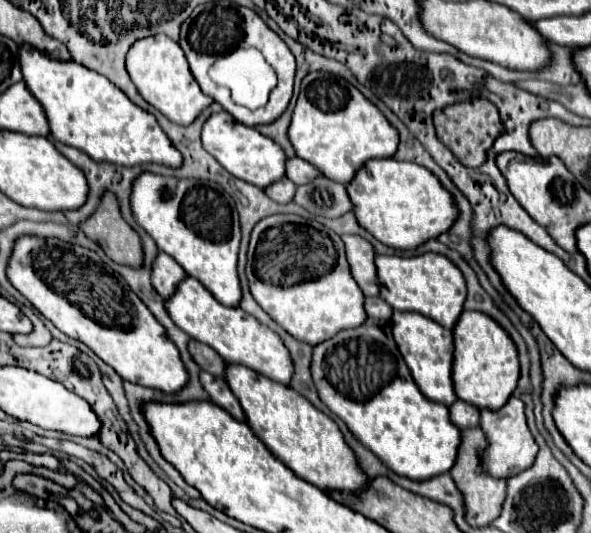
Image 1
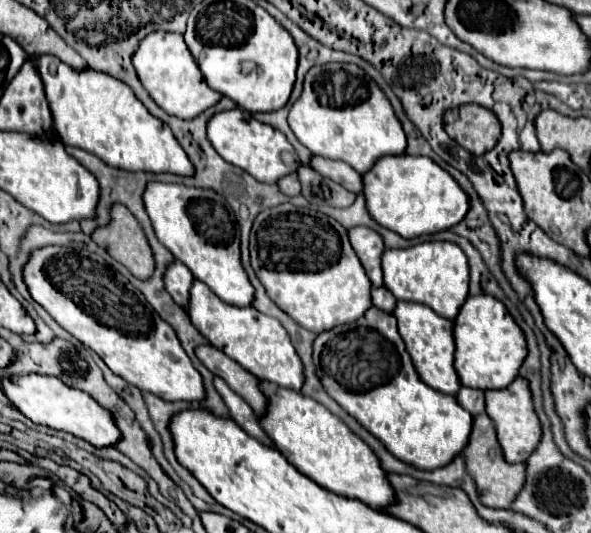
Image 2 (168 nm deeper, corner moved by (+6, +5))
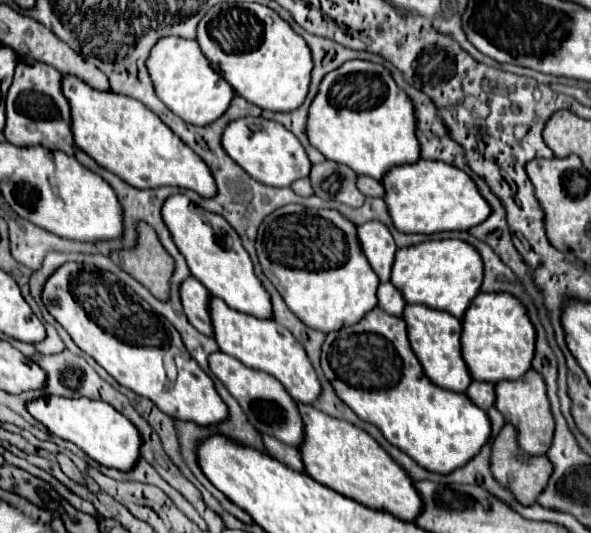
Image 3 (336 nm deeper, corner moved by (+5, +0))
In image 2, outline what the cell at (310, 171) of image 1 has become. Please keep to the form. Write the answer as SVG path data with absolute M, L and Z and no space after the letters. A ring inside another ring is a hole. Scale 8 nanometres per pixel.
M311 157L311 161L307 165L313 167L317 173L321 173L323 177L339 183L341 187L345 187L353 193L361 191L361 175L357 175L357 171L347 167L345 163L329 161L329 159L321 159L321 157Z

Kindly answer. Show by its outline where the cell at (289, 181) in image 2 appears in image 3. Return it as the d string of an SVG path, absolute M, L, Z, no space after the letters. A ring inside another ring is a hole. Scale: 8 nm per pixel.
M300 178L292 184L292 190L300 196L312 196L314 190L312 190L312 184L310 184L310 178Z

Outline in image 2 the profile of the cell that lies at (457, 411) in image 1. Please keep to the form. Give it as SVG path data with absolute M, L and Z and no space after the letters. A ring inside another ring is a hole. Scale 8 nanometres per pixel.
M461 387L457 393L457 401L463 405L463 409L467 409L471 415L479 415L485 413L485 401L483 401L483 391L479 389L469 389L469 387Z

